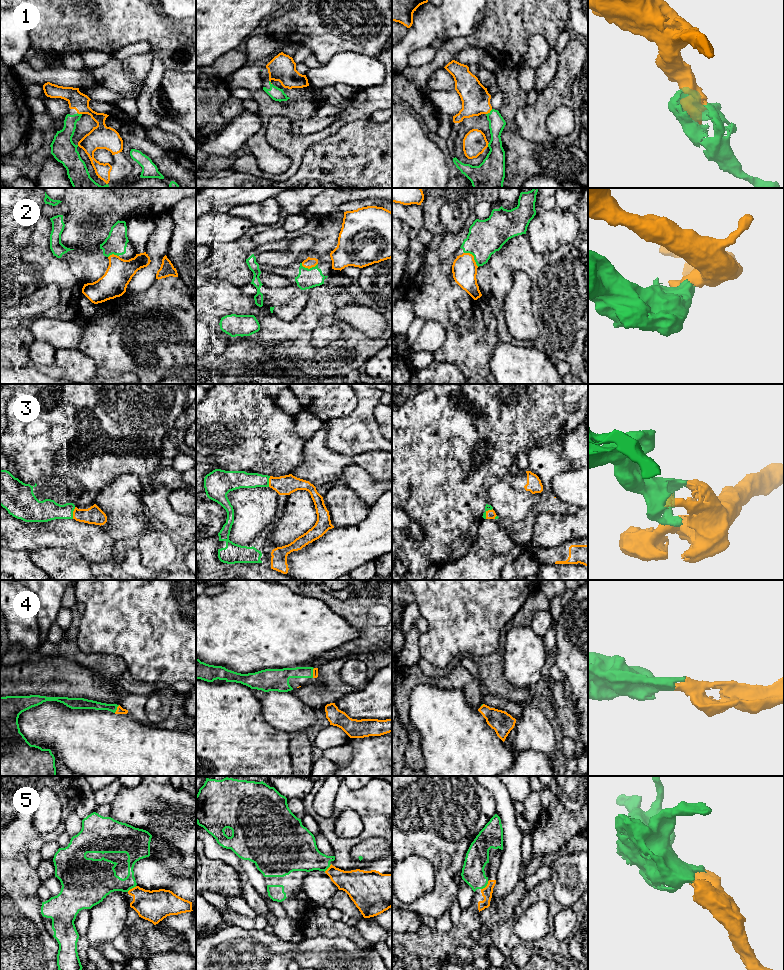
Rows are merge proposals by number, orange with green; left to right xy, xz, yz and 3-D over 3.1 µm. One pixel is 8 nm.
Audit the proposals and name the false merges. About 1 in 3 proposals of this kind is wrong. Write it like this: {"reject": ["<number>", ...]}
{"reject": ["2"]}

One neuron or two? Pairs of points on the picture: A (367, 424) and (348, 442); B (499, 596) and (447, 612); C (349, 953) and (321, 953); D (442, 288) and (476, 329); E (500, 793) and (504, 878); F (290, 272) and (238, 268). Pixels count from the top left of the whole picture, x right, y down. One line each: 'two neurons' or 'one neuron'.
A: one neuron
B: one neuron
C: one neuron
D: one neuron
E: one neuron
F: two neurons

